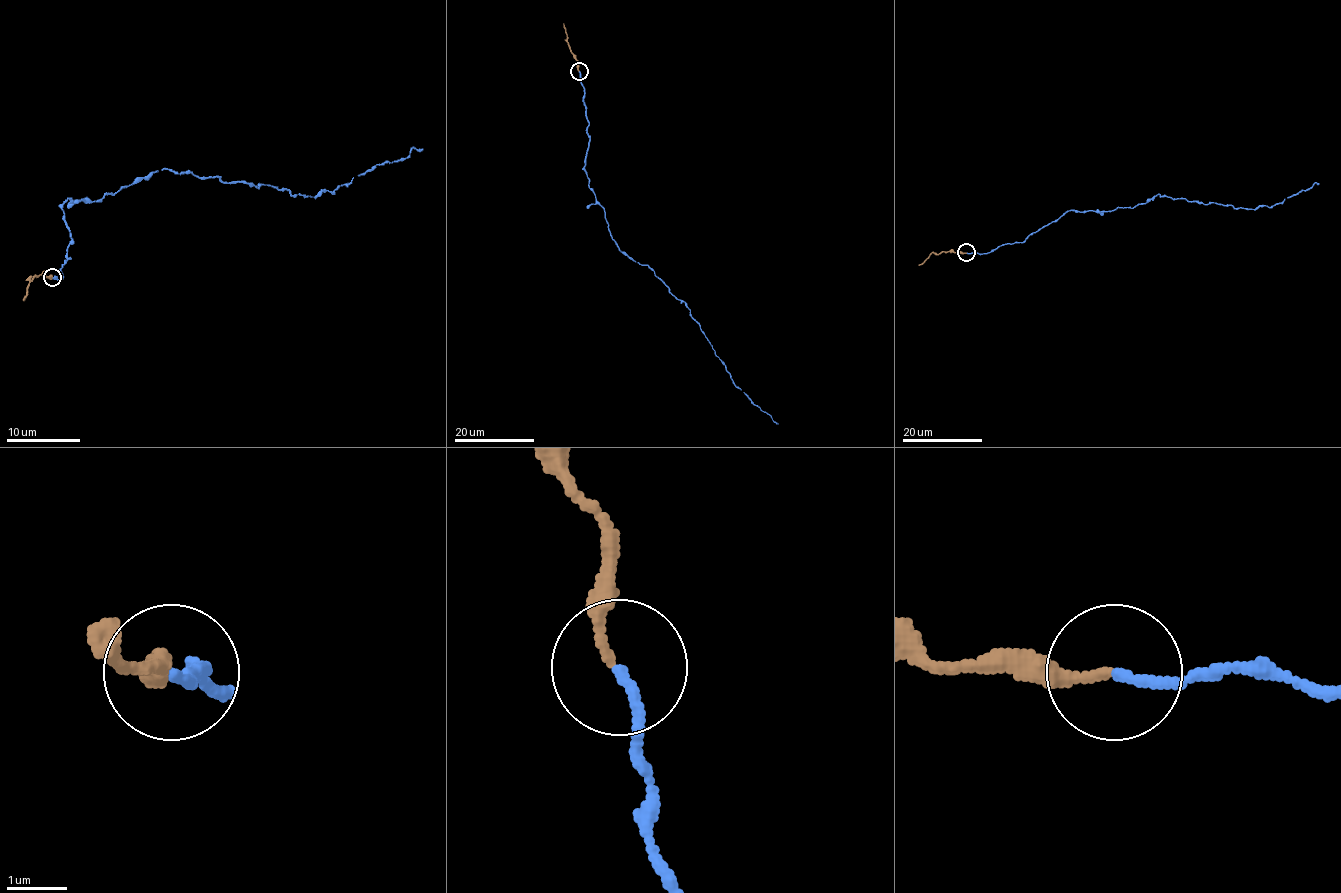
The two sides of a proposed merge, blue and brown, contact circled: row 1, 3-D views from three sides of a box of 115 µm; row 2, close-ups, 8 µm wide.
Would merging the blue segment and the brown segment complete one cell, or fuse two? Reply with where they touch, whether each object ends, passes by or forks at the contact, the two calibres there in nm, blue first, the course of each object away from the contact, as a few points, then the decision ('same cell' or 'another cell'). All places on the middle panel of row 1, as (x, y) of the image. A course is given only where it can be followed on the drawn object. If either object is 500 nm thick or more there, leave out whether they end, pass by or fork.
place (579, 71); blue ends; brown ends; calibres 160 and 150 nm; course blue (579, 71), (590, 138), (584, 170), (610, 235), (684, 301), (734, 384), (778, 424); course brown (578, 71), (578, 61), (567, 43), (563, 24); same cell

